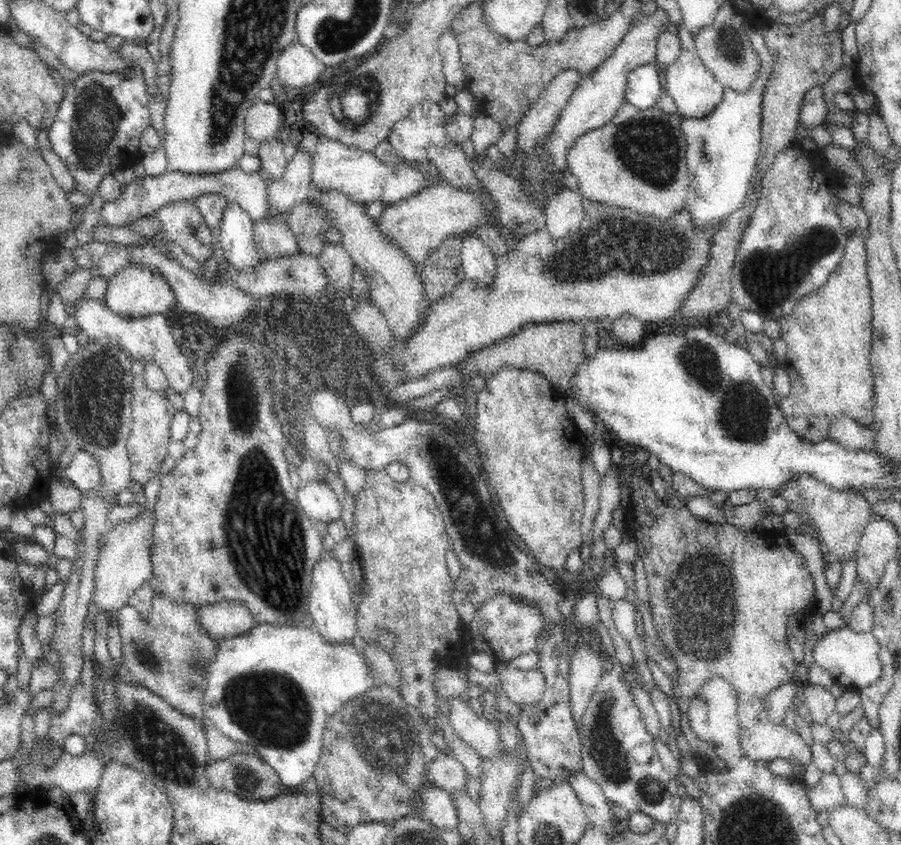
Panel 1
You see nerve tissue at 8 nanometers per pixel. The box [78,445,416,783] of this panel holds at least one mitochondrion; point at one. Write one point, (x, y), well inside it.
(270, 708)

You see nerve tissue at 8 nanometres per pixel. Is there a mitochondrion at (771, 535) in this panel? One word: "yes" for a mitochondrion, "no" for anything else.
no

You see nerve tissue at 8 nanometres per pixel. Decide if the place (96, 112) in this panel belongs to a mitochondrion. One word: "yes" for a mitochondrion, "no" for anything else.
yes

